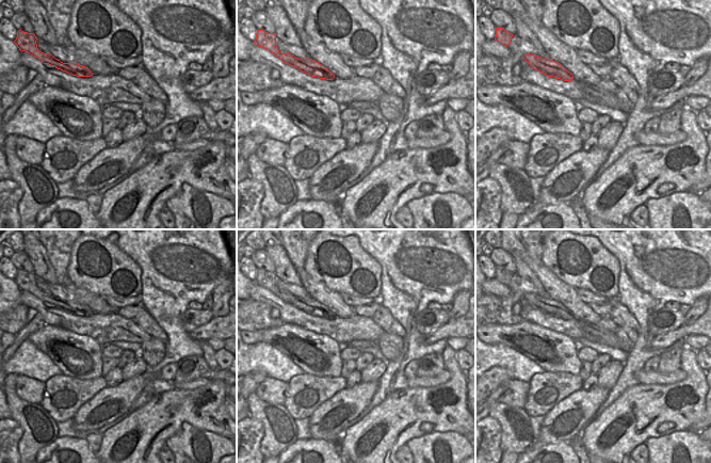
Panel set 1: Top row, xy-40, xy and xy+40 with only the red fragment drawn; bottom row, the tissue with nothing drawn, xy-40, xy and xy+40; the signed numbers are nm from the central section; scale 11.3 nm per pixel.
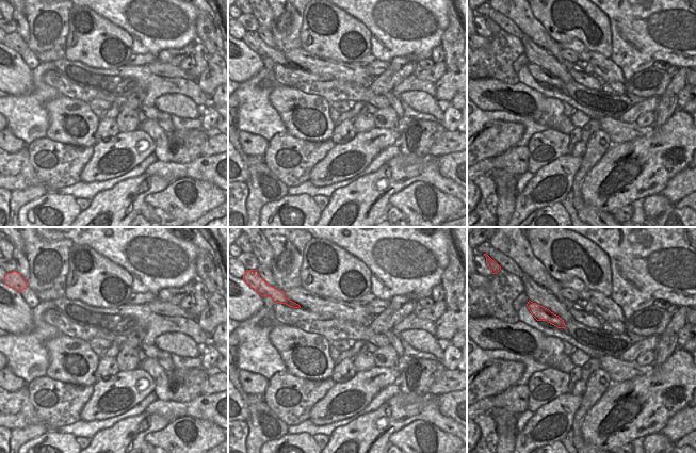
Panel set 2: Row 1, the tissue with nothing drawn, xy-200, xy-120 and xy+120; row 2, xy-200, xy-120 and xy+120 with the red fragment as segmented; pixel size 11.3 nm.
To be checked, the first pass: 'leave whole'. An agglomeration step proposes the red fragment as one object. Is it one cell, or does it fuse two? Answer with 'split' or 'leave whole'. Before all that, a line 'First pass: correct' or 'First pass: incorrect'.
First pass: incorrect
split

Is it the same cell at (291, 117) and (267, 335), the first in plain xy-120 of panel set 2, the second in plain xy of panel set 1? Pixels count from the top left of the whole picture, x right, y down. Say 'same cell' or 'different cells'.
same cell

